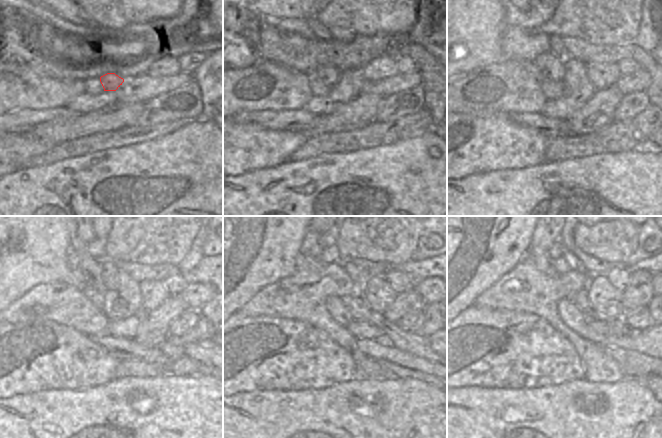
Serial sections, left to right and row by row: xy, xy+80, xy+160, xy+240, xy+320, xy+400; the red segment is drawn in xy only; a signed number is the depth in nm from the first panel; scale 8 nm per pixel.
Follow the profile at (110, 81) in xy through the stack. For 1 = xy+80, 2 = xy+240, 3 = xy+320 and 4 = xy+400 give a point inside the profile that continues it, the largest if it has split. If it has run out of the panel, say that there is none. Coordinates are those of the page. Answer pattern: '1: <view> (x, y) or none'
1: xy+80 (330, 76)
2: xy+240 (79, 260)
3: xy+320 (303, 262)
4: xy+400 (527, 264)

